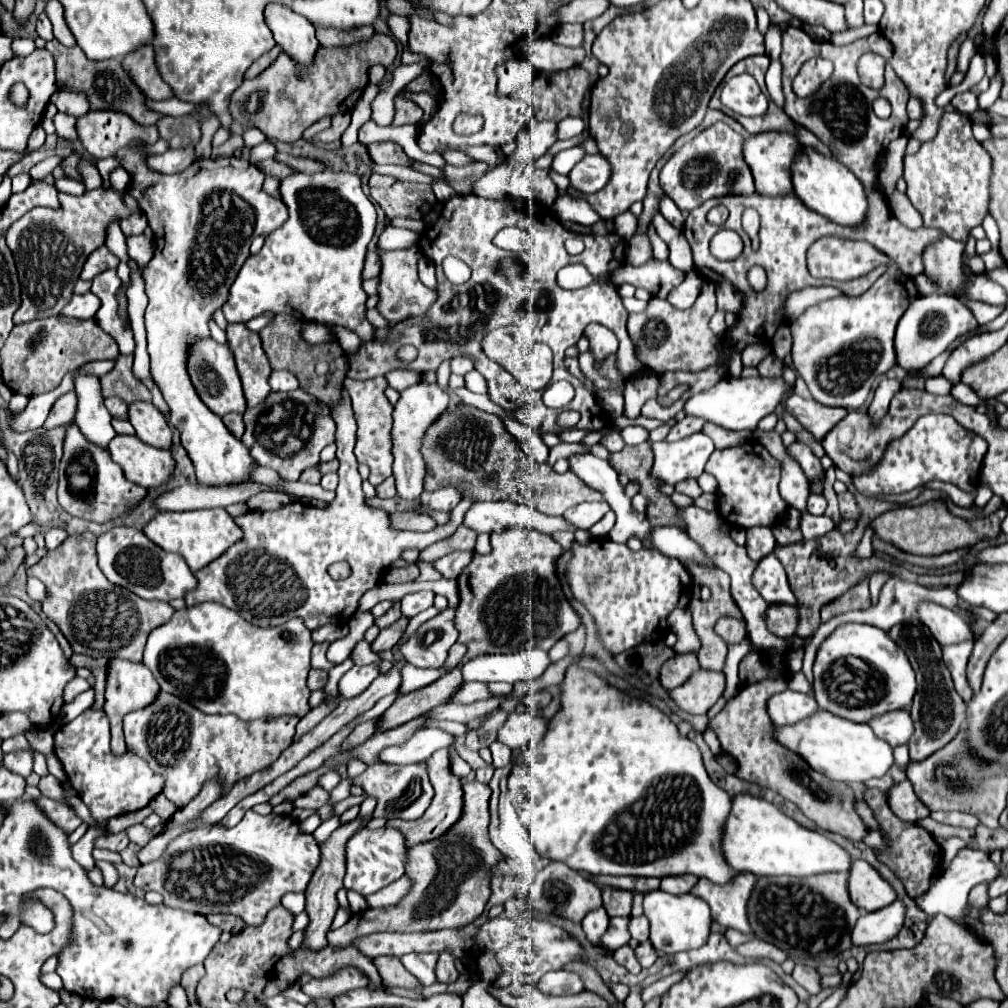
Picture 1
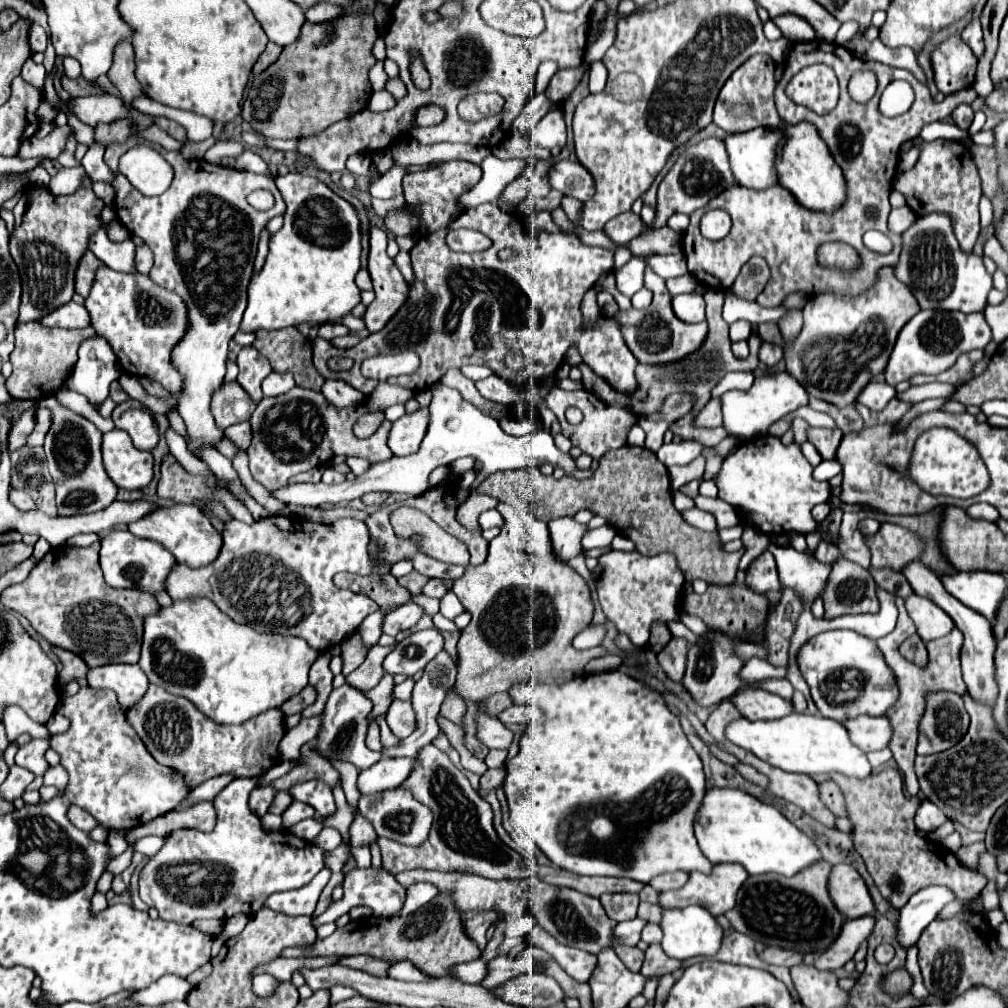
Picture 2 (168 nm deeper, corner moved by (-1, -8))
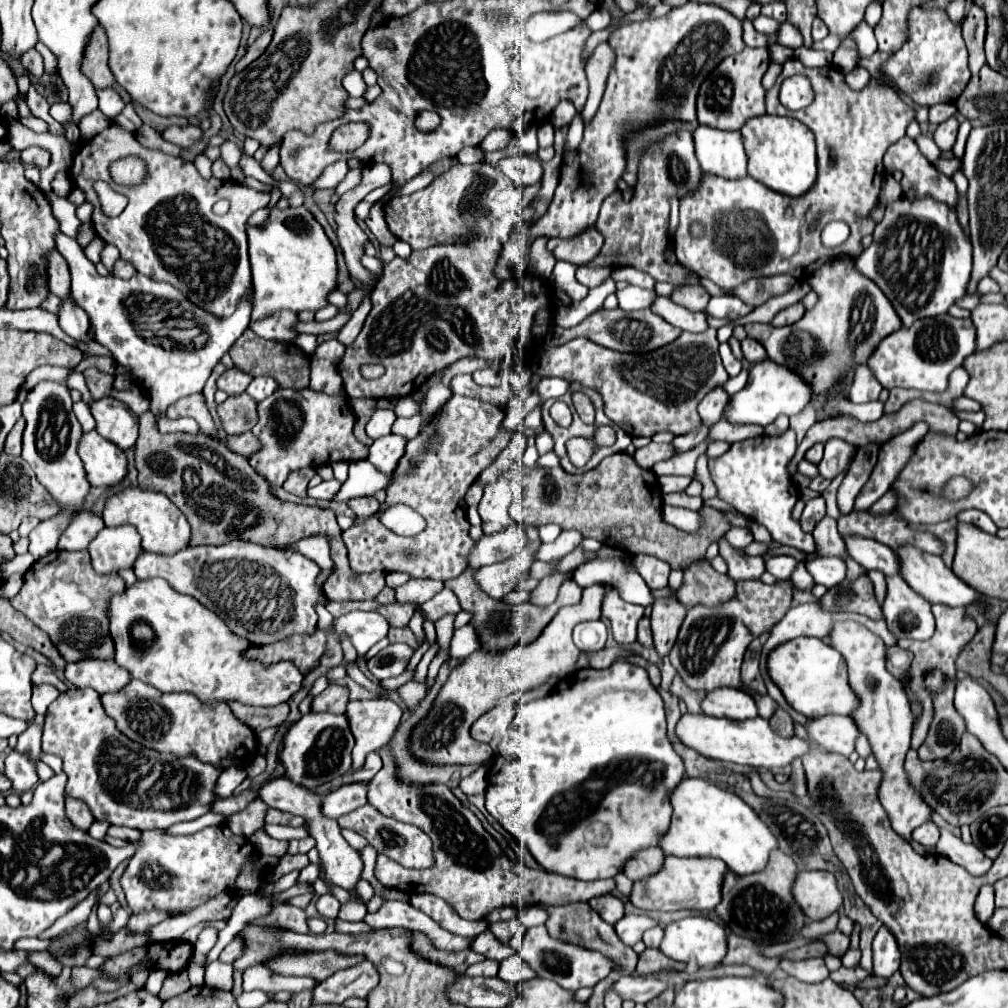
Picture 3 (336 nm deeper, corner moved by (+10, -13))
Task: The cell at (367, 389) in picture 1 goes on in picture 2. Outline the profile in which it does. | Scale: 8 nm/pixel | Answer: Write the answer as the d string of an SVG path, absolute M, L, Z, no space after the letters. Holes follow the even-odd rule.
M381 381L365 403L351 405L347 409L335 409L323 397L321 391L311 391L303 387L295 387L279 397L263 397L255 413L251 415L253 441L247 449L249 471L253 479L259 481L261 485L277 487L283 485L287 479L291 479L295 473L313 467L315 459L333 459L335 455L355 455L371 463L391 459L393 453L387 447L387 435L391 429L389 421L383 421L381 427L369 439L357 439L353 435L353 425L369 409L385 409L389 405L403 403L413 395L415 393L411 389L395 387Z

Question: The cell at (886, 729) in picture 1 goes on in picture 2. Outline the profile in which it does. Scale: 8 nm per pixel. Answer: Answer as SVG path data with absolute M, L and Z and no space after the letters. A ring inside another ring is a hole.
M853 717L851 721L845 721L843 727L847 729L851 743L865 753L885 749L891 739L891 725L885 717Z

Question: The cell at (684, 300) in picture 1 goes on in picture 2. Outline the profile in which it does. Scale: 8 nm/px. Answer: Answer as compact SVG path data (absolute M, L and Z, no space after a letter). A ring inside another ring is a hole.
M683 293L673 297L673 311L685 323L705 321L705 301L697 293Z

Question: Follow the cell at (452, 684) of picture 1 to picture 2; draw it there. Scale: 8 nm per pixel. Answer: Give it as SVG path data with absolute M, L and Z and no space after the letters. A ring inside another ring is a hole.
M499 501L495 507L501 517L503 517L503 527L501 533L489 543L489 555L485 559L485 563L477 565L477 567L467 567L467 573L463 577L459 577L453 585L453 593L459 597L459 601L463 603L463 607L471 613L471 623L461 631L461 639L459 639L459 673L457 673L457 683L455 683L455 691L463 697L463 699L471 699L471 701L483 701L487 697L491 697L493 693L501 693L501 691L509 691L511 685L519 683L519 681L533 681L533 683L563 683L569 681L571 677L579 677L581 673L585 673L585 665L595 659L595 657L603 657L607 655L605 649L589 649L589 651L577 651L571 647L571 639L585 627L591 623L593 617L593 601L591 601L591 591L589 585L583 581L583 577L579 577L567 563L561 563L555 559L553 551L551 551L551 541L549 541L549 531L547 531L547 523L539 521L535 515L525 515L517 509L513 509L509 503Z

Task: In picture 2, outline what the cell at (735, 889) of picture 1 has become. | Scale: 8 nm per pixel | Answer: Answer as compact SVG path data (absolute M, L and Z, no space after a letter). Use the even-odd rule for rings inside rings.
M713 865L713 871L709 875L705 873L689 873L687 885L677 891L659 893L659 907L663 909L675 909L675 907L687 907L687 905L701 905L705 907L713 917L723 915L725 911L733 909L735 897L739 887L745 883L749 873L743 869L743 865Z

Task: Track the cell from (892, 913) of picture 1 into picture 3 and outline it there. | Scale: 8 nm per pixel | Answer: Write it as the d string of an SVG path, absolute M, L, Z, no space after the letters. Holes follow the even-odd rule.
M810 958L810 960L800 960L800 962L780 960L780 968L788 972L790 976L796 976L804 982L820 982L828 978L828 968L822 958Z

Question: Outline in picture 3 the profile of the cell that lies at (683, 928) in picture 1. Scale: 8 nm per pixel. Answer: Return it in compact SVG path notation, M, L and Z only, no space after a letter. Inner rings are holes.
M688 916L664 926L660 952L678 962L696 960L702 968L714 968L726 952L726 932L704 916Z

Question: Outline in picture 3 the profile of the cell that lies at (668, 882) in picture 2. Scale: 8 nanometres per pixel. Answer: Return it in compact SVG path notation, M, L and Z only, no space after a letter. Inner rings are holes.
M652 848L652 850L644 850L644 854L636 854L636 858L632 858L628 866L624 866L624 874L632 882L638 882L658 874L662 866L664 866L664 852L660 848Z

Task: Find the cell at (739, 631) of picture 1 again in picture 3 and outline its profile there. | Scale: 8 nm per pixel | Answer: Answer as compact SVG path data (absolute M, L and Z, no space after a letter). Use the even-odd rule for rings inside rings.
M708 560L696 562L684 570L684 584L676 592L676 598L686 608L692 606L720 606L736 596L736 582L726 576L718 574Z

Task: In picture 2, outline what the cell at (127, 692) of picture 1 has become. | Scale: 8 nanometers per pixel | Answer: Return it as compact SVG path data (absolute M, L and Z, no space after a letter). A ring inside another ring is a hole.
M139 665L91 667L87 673L87 683L95 689L113 689L123 711L135 705L145 695L149 685L147 675L139 669Z

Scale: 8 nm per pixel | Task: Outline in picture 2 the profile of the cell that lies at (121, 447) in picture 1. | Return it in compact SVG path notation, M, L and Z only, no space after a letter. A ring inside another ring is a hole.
M121 429L103 433L103 465L111 481L121 489L143 489L153 479L153 455L135 449L131 437Z

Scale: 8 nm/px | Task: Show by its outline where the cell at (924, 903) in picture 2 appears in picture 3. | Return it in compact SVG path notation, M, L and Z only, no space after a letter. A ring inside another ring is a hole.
M882 926L874 938L874 974L888 978L900 968L900 946L890 928Z

